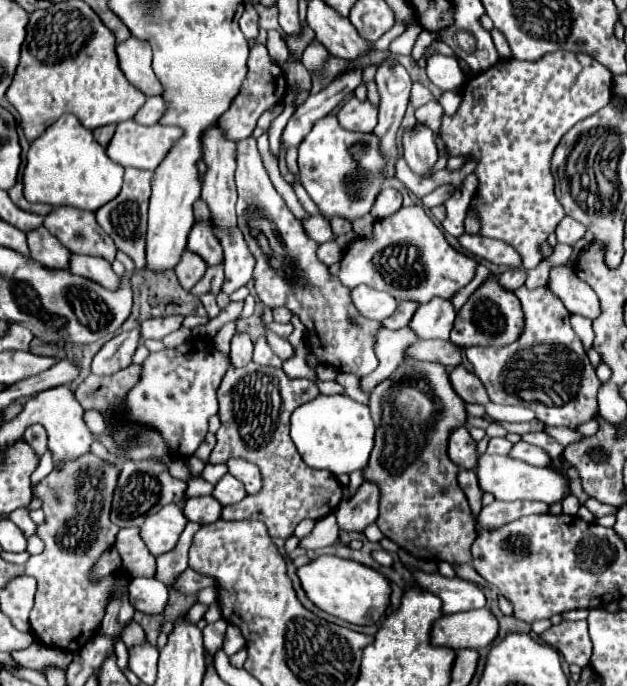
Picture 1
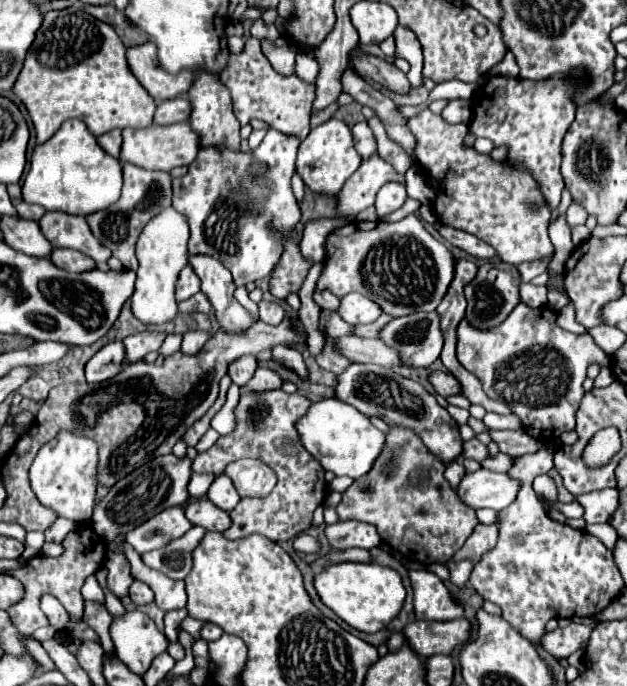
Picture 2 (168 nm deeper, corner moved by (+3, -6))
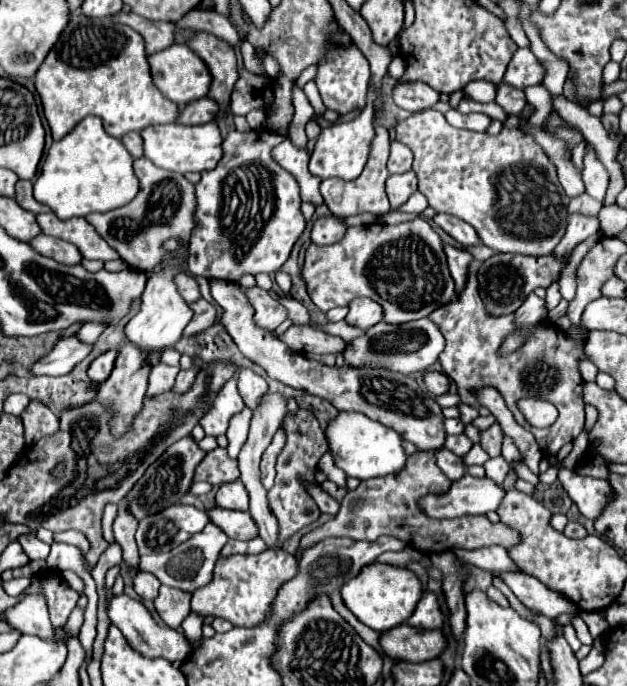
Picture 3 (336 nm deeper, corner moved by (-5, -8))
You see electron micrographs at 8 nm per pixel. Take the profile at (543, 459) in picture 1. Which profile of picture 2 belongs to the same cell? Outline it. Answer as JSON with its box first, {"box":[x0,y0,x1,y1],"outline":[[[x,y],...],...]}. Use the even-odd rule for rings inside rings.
{"box":[480,454,512,472],"outline":[[[496,454],[492,458],[486,458],[480,462],[482,468],[486,470],[494,470],[494,472],[508,472],[510,464],[512,464],[512,458],[508,458],[506,454]]]}

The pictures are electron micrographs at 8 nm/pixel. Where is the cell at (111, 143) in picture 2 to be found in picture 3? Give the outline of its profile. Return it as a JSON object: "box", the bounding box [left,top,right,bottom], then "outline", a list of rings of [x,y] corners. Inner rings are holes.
{"box":[122,132,142,158],"outline":[[[130,132],[122,138],[122,144],[126,146],[126,150],[134,156],[134,158],[140,158],[142,156],[142,138],[138,132]]]}

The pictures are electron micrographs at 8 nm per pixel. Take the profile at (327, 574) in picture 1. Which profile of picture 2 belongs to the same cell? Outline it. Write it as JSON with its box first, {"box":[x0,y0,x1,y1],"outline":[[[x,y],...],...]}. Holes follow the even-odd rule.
{"box":[314,562,406,634],"outline":[[[342,562],[332,564],[324,572],[316,574],[314,586],[322,598],[322,602],[332,608],[344,622],[352,628],[374,634],[386,628],[402,610],[406,588],[402,584],[402,576],[380,564],[358,564],[358,562]]]}

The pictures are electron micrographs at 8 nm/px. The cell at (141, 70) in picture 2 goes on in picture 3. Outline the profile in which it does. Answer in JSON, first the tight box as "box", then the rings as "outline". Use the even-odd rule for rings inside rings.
{"box":[148,44,210,108],"outline":[[[172,44],[166,50],[160,50],[158,54],[148,56],[148,62],[150,62],[150,72],[156,88],[180,108],[196,98],[206,96],[210,88],[210,72],[206,64],[200,62],[200,58],[186,44]]]}

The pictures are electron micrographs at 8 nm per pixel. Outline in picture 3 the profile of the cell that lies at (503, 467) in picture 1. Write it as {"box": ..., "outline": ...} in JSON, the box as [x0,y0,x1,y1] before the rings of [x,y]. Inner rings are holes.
{"box":[420,474,504,518],"outline":[[[464,474],[458,482],[452,482],[450,492],[440,496],[428,494],[420,500],[420,506],[430,518],[486,514],[490,510],[498,510],[504,494],[504,488],[490,482],[490,478],[472,478],[470,474]]]}

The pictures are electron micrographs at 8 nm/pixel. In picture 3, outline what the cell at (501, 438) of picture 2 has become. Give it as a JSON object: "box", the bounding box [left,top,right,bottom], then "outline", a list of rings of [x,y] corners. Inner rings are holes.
{"box":[482,424,504,456],"outline":[[[498,424],[490,426],[488,430],[482,432],[482,448],[490,454],[490,456],[500,456],[502,454],[502,440],[504,440],[504,432]]]}

